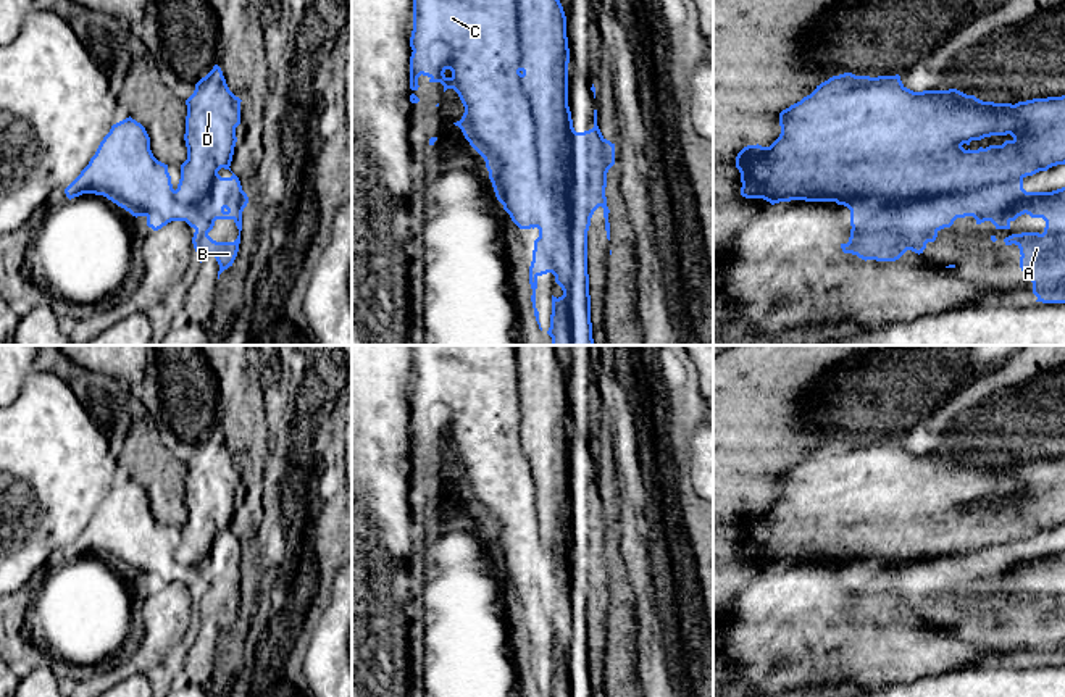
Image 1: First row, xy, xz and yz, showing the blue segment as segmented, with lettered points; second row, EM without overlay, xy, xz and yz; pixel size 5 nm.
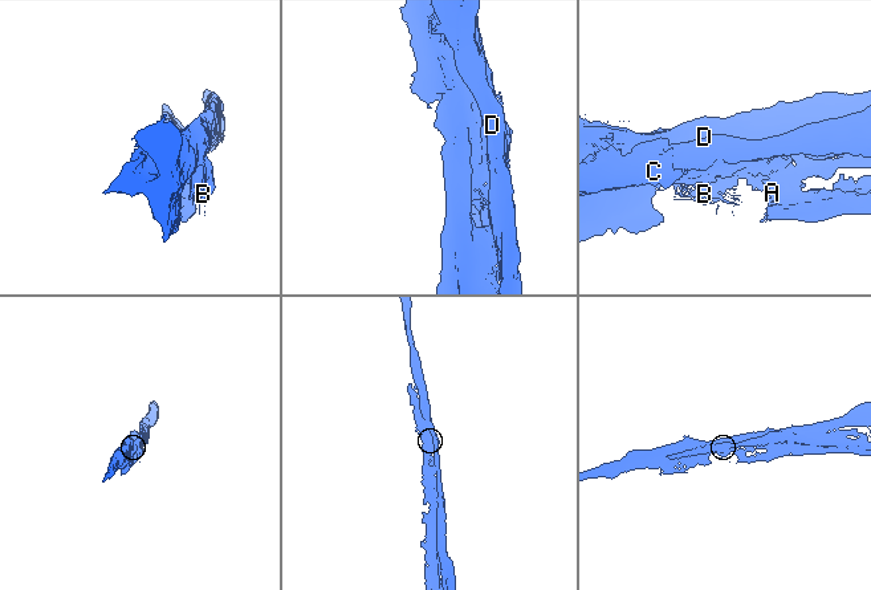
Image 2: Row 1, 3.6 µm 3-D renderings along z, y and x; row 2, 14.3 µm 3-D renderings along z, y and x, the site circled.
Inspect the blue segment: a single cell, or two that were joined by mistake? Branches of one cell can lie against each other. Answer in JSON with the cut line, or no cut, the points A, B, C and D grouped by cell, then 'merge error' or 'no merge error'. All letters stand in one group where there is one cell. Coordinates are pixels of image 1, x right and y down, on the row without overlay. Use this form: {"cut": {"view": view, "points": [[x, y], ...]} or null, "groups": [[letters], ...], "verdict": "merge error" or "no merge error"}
{"cut": {"view": "xz", "points": [[520, 436], [538, 496], [541, 534], [551, 546], [563, 546]]}, "groups": [["A", "B", "C"], ["D"]], "verdict": "merge error"}

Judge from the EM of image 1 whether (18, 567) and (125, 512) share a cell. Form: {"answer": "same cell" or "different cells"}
{"answer": "different cells"}

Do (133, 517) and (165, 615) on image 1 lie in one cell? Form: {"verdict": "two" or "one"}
{"verdict": "one"}

